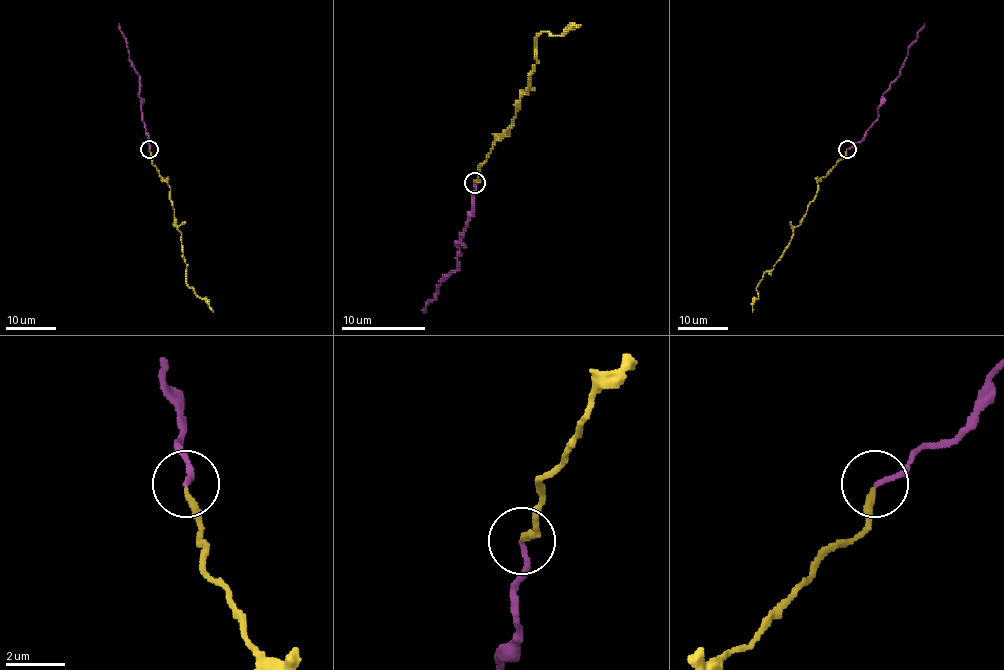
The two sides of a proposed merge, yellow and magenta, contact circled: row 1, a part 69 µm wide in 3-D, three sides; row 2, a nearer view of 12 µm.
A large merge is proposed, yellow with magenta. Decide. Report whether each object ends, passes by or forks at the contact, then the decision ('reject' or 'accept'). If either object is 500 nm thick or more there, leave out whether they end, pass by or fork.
yellow ends | magenta ends | accept

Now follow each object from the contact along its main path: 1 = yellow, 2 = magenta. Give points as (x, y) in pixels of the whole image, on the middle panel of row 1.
1: (474, 182), (493, 144), (509, 134), (516, 107), (528, 92), (537, 38), (543, 31), (560, 36), (581, 25)
2: (474, 182), (474, 209), (467, 216), (457, 241), (459, 253), (455, 270), (438, 285), (436, 297), (423, 312)

